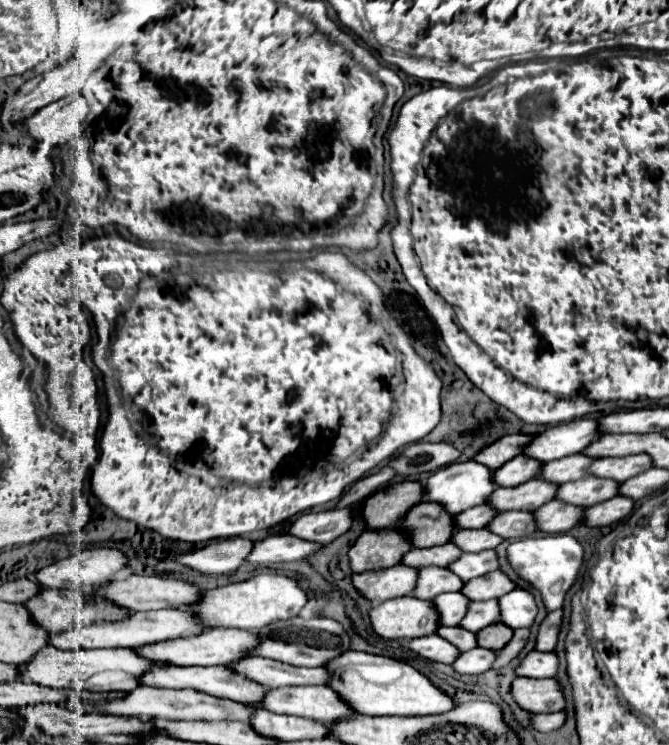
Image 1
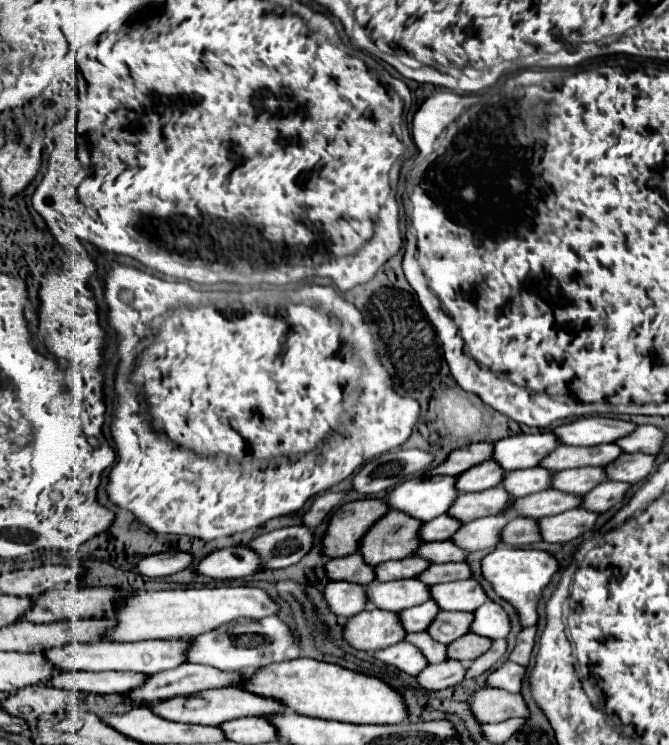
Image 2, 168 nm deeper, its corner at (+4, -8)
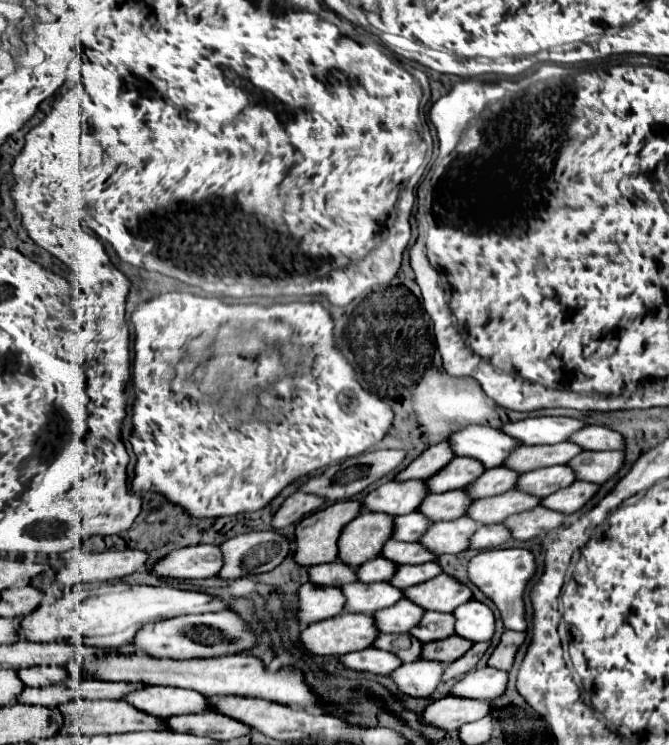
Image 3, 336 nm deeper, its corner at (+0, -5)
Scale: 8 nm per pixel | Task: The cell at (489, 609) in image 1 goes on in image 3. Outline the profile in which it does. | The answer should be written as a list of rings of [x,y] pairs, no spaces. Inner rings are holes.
[[[429,611],[429,613],[425,613],[425,617],[417,625],[417,629],[411,629],[411,635],[423,643],[447,639],[447,637],[455,635],[455,615]]]

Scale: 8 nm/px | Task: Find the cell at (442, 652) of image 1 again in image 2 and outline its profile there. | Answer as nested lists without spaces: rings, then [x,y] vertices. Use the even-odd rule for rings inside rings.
[[[407,642],[393,644],[385,650],[377,650],[373,658],[381,660],[387,666],[395,666],[397,670],[411,676],[417,676],[427,666],[427,660],[423,658],[423,654],[417,648],[413,648],[413,644],[407,644]]]

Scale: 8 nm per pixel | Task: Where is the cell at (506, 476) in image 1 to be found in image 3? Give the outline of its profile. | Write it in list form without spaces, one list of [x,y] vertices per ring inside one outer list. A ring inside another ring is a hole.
[[[455,457],[441,473],[435,473],[429,481],[433,485],[433,493],[445,493],[453,489],[465,489],[471,485],[477,477],[481,477],[485,471],[485,465],[473,457]],[[445,485],[445,487],[443,487]]]

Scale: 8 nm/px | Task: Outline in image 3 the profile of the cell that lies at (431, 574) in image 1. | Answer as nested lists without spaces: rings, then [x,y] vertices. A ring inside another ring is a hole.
[[[357,583],[357,585],[345,585],[343,589],[347,597],[345,611],[349,613],[373,615],[405,599],[405,591],[391,583]]]

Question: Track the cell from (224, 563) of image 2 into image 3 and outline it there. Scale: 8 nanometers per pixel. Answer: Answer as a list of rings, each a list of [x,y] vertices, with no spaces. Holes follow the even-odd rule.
[[[193,545],[169,553],[155,565],[155,573],[163,577],[201,579],[213,577],[223,569],[223,553],[217,545]]]

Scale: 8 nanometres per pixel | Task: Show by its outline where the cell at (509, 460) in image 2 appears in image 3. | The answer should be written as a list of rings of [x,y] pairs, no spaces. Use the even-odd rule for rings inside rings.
[[[469,425],[453,433],[449,443],[453,445],[455,455],[479,459],[487,469],[501,467],[509,453],[523,445],[519,439],[509,437],[507,433],[483,425]]]

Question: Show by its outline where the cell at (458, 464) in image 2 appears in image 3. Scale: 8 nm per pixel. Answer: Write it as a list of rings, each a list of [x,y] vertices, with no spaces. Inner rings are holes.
[[[449,443],[433,445],[433,447],[425,449],[407,469],[397,473],[395,479],[401,479],[401,481],[405,481],[405,479],[429,479],[429,477],[433,477],[433,473],[441,471],[453,457],[455,457],[455,453],[453,453]]]

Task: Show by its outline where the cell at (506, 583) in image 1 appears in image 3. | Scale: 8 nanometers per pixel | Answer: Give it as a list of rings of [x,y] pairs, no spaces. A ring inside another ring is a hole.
[[[441,573],[439,577],[425,581],[421,585],[413,585],[407,591],[409,601],[413,599],[427,611],[443,611],[443,613],[453,613],[459,605],[473,599],[471,589],[447,573]]]

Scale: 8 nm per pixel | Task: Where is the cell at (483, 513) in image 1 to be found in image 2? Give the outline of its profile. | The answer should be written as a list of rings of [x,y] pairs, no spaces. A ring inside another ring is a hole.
[[[447,514],[437,516],[437,520],[429,520],[429,522],[421,524],[421,542],[447,540],[453,532],[457,532],[459,526],[461,526],[461,522],[451,520]]]

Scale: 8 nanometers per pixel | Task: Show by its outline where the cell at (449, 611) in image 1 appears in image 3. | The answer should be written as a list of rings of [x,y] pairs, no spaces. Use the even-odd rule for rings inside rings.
[[[405,599],[397,605],[391,605],[389,609],[381,609],[381,613],[375,613],[373,617],[377,617],[377,627],[381,633],[407,633],[417,627],[423,613],[423,607]]]

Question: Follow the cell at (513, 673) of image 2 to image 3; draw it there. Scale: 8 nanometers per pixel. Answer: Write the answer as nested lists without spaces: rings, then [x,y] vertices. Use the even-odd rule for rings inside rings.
[[[485,667],[485,669],[467,673],[451,689],[451,695],[461,695],[461,697],[469,697],[469,699],[497,699],[505,693],[507,681],[509,681],[507,671]]]

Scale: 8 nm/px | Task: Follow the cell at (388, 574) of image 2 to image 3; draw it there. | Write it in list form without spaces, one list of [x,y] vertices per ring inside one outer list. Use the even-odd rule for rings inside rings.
[[[377,557],[369,561],[369,565],[357,567],[357,577],[361,583],[375,583],[375,581],[389,581],[397,571],[395,561],[387,561],[385,557]]]

